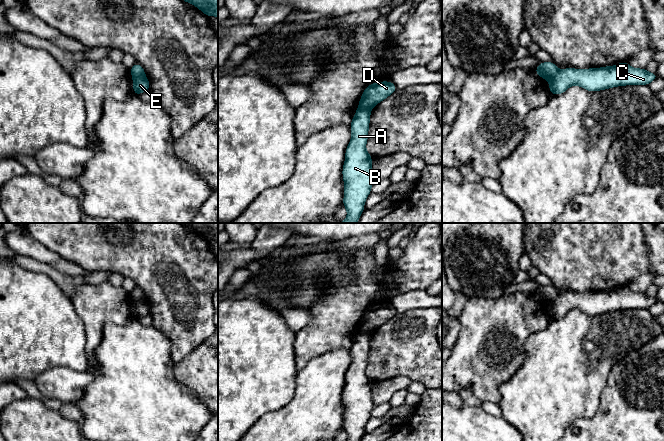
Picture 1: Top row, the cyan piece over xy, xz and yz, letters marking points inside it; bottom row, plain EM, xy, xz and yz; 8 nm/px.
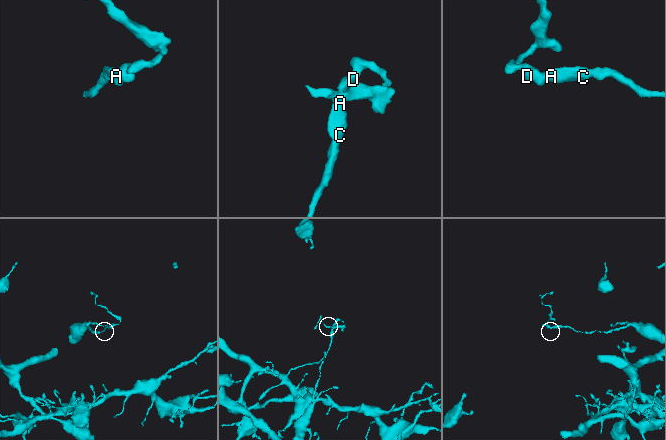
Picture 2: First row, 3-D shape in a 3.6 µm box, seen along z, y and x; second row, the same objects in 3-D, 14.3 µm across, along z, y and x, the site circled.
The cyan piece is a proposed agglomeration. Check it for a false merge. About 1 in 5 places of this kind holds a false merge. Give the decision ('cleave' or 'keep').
cleave

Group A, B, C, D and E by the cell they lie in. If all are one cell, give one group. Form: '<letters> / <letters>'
A B C E / D

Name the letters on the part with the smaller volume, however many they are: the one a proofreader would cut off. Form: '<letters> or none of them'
D

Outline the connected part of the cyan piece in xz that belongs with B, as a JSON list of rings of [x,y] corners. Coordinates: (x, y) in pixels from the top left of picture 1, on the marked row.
[[[359,109],[355,112],[350,123],[351,140],[345,151],[345,161],[342,169],[344,181],[343,206],[347,210],[347,218],[340,223],[358,223],[360,215],[364,212],[364,204],[371,193],[374,183],[372,177],[372,156],[366,151],[368,140],[371,109]]]

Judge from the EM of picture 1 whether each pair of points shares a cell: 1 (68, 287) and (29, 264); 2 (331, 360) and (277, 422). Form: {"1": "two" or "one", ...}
{"1": "one", "2": "one"}

